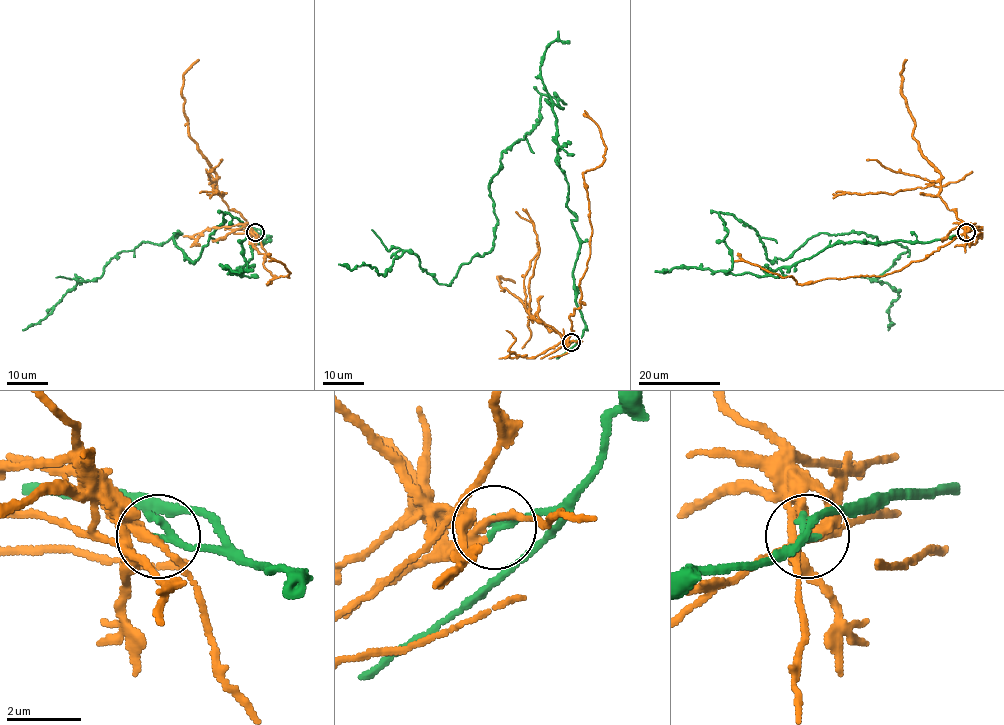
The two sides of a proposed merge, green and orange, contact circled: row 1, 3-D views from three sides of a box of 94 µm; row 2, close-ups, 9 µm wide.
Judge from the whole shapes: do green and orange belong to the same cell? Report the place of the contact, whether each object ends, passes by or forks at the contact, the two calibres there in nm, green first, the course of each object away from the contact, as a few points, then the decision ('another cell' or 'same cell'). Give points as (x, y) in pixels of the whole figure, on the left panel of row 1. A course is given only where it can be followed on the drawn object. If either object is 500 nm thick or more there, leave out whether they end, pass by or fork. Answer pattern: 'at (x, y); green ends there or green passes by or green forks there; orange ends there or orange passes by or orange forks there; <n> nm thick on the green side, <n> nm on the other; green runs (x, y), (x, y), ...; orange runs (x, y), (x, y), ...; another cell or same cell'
at (255, 232); green ends there; orange forks there; 240 nm thick on the green side, 190 nm on the other; green runs (255, 232), (269, 237), (240, 275), (248, 229), (225, 212), (192, 261), (179, 233), (142, 242), (23, 330); orange runs (255, 232), (253, 246), (265, 255), (263, 264), (276, 277), (267, 284), (288, 277), (283, 264), (268, 253); another cell

